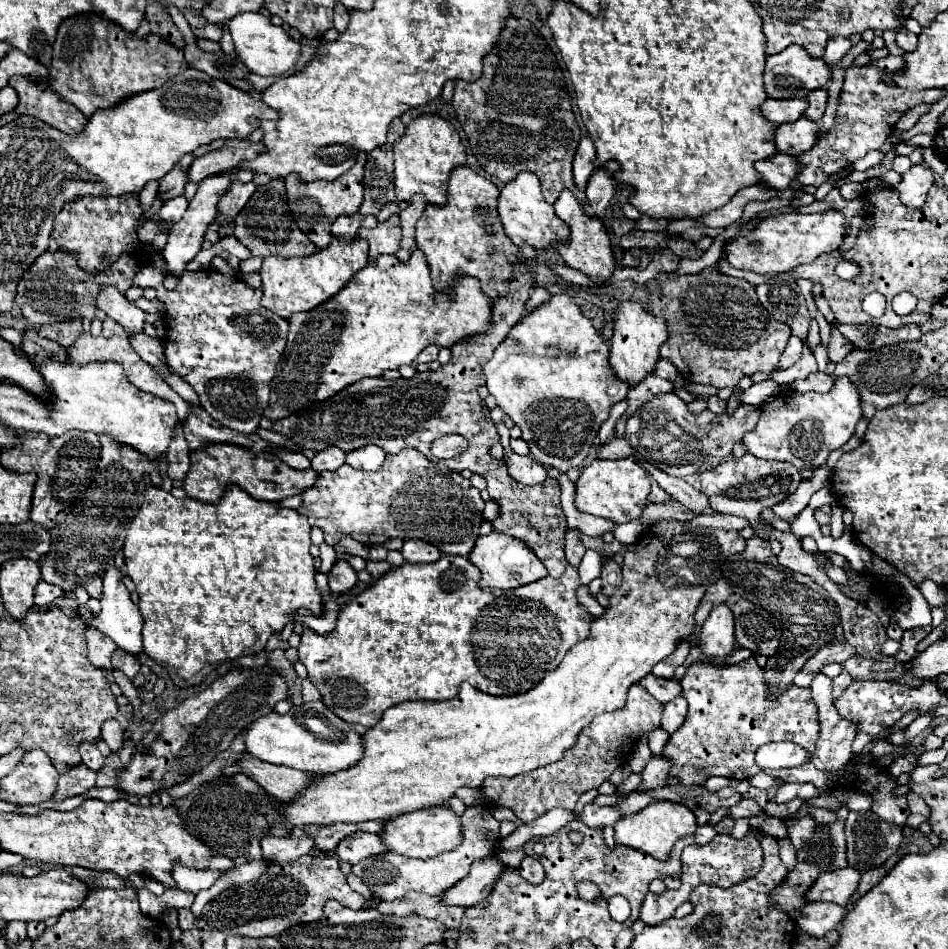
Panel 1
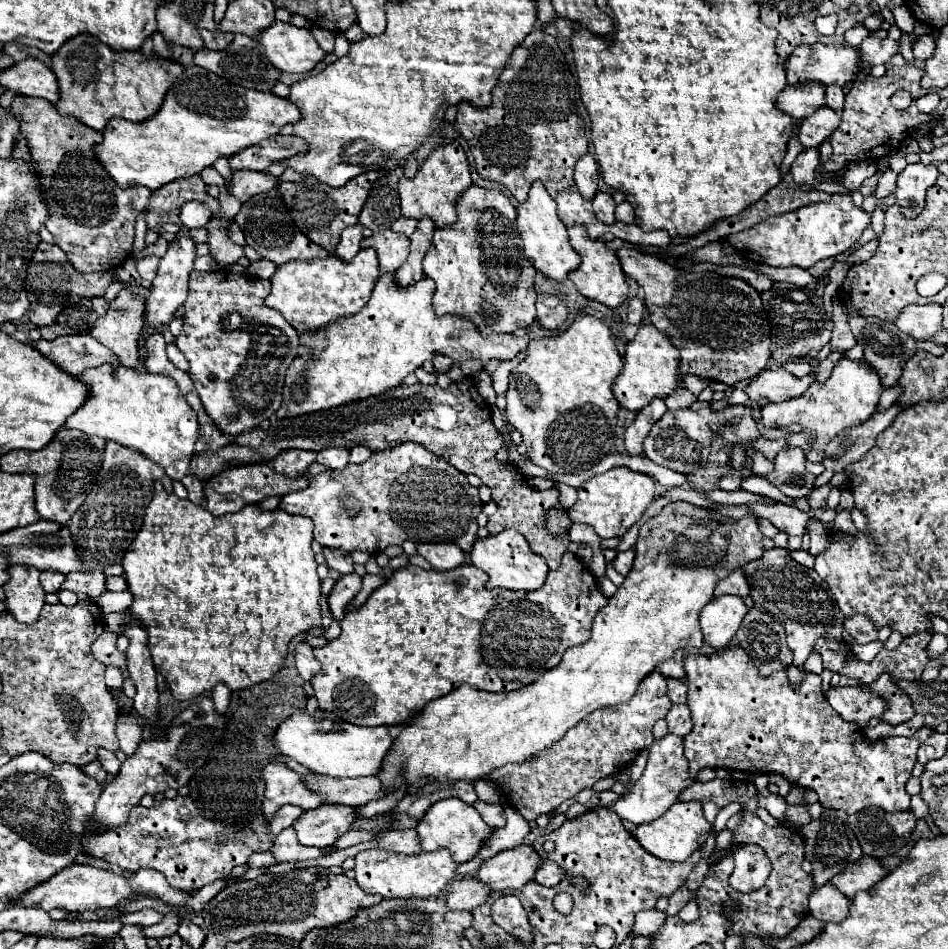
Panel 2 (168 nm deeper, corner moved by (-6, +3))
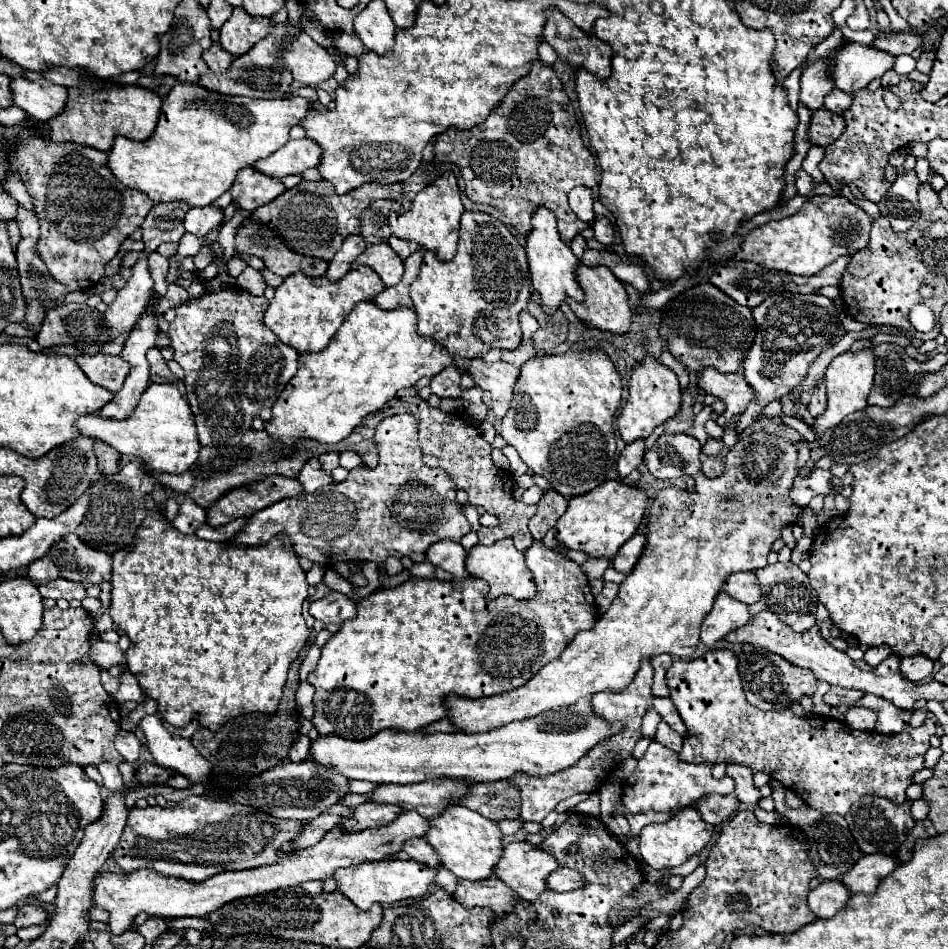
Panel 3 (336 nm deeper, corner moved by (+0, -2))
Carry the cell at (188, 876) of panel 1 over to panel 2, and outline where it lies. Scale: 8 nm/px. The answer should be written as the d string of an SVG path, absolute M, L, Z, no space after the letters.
M268 763L262 769L264 769L262 771L264 781L266 781L262 815L266 821L270 821L274 817L274 813L286 803L298 805L300 809L306 809L306 811L322 805L322 799L318 795L314 797L310 791L306 791L306 787L302 787L302 783L298 779L298 773L288 769L286 765Z

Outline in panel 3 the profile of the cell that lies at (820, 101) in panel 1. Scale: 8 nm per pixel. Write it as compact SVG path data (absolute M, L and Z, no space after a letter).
M834 88L828 96L826 96L826 102L824 102L824 108L830 110L830 112L836 112L836 114L842 114L850 108L852 104L852 94L850 92L840 92L838 88Z

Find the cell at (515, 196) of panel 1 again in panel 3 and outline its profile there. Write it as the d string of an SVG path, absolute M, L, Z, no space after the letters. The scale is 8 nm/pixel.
M540 206L532 216L532 232L526 238L526 252L528 252L528 266L530 266L530 278L534 290L542 296L542 306L548 312L556 312L560 304L566 302L566 298L574 298L576 302L584 302L584 292L576 280L576 270L580 266L580 260L572 254L572 250L560 240L556 230L556 218L554 214Z

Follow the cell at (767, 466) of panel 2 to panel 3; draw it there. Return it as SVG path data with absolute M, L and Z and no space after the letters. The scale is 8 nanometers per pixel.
M746 428L746 430L742 432L742 436L738 436L736 446L730 448L730 452L726 454L726 462L724 462L724 472L722 472L722 476L710 480L710 478L704 478L704 474L702 474L702 470L700 470L700 474L694 478L694 490L692 490L692 492L682 490L682 488L664 488L664 490L656 496L656 500L652 502L652 508L650 508L648 534L646 534L646 536L648 536L646 550L644 550L644 554L640 556L640 560L638 560L638 564L634 566L634 570L632 570L632 572L626 576L626 580L620 584L618 596L614 598L612 606L602 614L602 618L594 624L594 628L592 628L592 630L586 630L586 632L580 632L580 634L564 648L564 652L560 654L560 658L544 664L524 686L520 686L520 688L516 688L516 690L502 692L502 694L494 694L494 696L488 696L488 698L476 698L476 700L458 698L458 696L448 696L446 704L448 704L448 708L452 710L452 712L448 714L448 718L452 718L454 724L462 728L462 732L488 732L488 730L494 730L494 728L504 726L504 724L508 724L508 722L514 722L514 720L530 718L530 716L536 716L536 714L546 712L546 710L558 710L558 708L562 708L562 706L574 704L574 702L576 702L578 698L582 698L582 696L592 696L592 694L602 692L602 690L608 690L608 688L614 690L614 692L620 692L620 690L624 690L624 688L632 682L632 678L636 676L642 658L650 658L650 656L662 654L662 652L666 652L666 654L670 654L670 656L676 656L676 658L690 658L690 656L694 654L698 642L700 642L700 638L698 638L698 634L700 634L700 624L702 624L704 616L710 612L710 608L712 608L712 604L714 604L714 596L720 592L724 580L726 580L732 572L764 568L764 566L768 564L766 558L768 558L768 554L770 554L770 550L772 550L772 544L780 538L780 530L782 530L784 526L794 524L794 522L798 520L800 508L798 508L796 502L788 496L788 492L790 492L790 488L792 488L792 480L794 480L794 478L798 476L798 472L800 472L796 462L798 462L798 448L796 448L794 442L790 442L790 440L786 440L786 438L780 438L780 436L774 436L774 434L768 434L768 432L764 432L764 430Z

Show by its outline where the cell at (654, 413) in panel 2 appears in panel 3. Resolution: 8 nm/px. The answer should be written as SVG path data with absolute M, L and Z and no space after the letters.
M636 440L624 448L624 452L618 456L618 472L622 480L642 464L642 456L644 456L644 440Z

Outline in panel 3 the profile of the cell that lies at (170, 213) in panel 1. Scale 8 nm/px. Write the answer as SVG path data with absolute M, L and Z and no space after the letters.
M204 206L204 208L190 208L184 218L186 232L206 240L208 232L220 228L224 222L224 212L218 206Z

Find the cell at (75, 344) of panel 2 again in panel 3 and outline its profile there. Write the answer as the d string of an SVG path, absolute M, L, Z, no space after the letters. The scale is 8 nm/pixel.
M96 354L96 356L76 356L78 366L86 372L86 376L112 392L118 392L130 372L130 364L120 356L112 354Z

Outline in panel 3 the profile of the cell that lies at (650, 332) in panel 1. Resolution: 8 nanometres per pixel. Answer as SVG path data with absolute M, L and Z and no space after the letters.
M646 356L644 362L636 366L636 370L632 372L628 390L630 390L628 402L622 406L620 416L618 416L618 432L626 444L634 440L646 440L656 426L664 424L666 420L676 418L676 414L680 412L682 394L680 394L678 378L670 368L656 362L656 358L652 356Z

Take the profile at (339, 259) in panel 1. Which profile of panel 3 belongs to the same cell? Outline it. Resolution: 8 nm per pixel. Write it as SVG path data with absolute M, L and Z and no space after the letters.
M360 266L358 270L350 270L342 280L330 282L326 278L310 280L302 272L296 272L276 288L276 296L272 298L264 324L278 336L280 342L296 348L300 354L304 352L320 352L334 338L346 316L354 310L358 302L374 300L376 294L384 290L382 280L368 266Z

